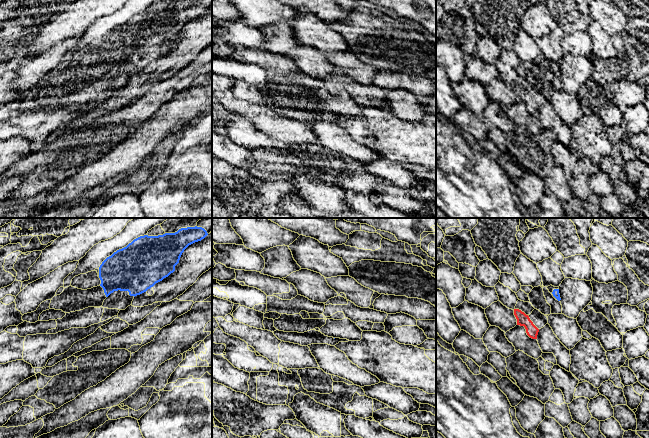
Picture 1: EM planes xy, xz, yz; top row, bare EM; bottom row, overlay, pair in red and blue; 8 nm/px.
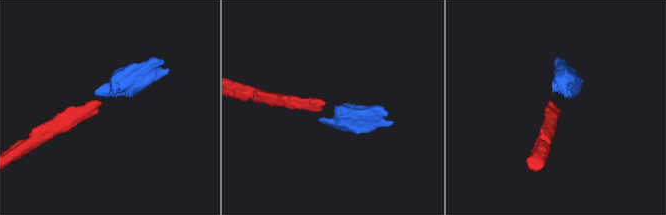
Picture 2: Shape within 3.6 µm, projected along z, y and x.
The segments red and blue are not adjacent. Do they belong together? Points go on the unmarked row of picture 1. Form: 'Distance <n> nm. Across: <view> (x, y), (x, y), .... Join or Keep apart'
Distance 260 nm. Across: yz (528, 92), (553, 71). Join

